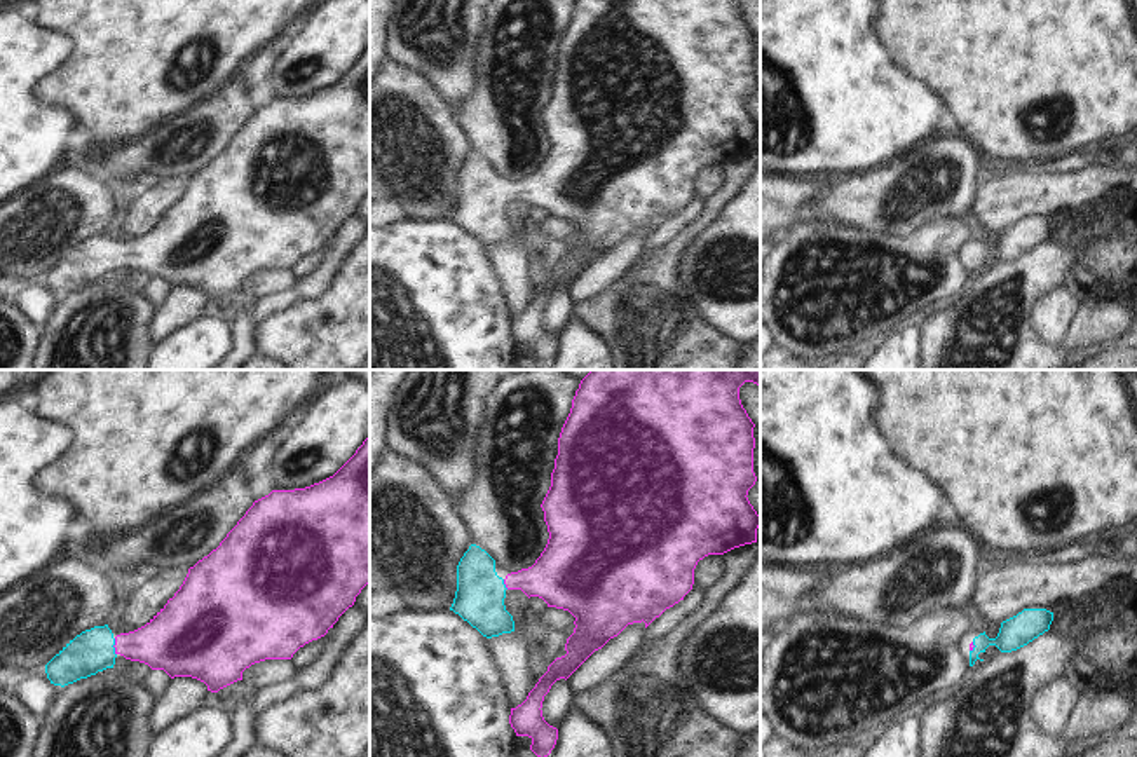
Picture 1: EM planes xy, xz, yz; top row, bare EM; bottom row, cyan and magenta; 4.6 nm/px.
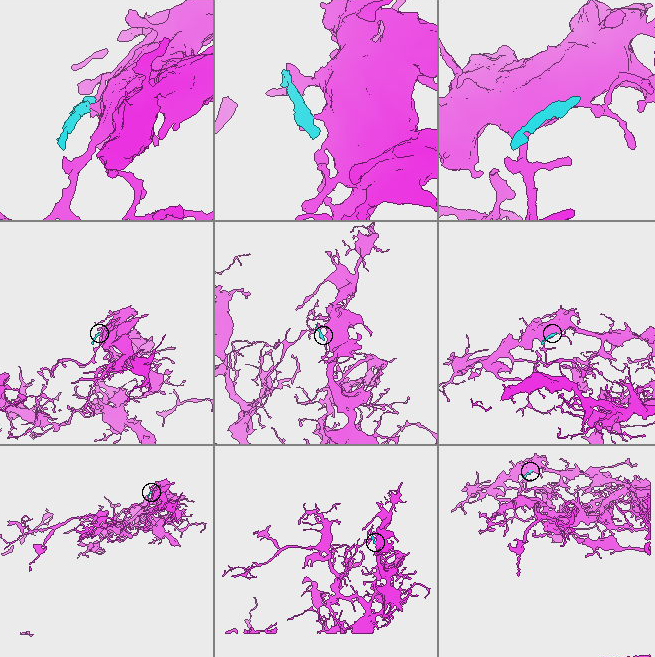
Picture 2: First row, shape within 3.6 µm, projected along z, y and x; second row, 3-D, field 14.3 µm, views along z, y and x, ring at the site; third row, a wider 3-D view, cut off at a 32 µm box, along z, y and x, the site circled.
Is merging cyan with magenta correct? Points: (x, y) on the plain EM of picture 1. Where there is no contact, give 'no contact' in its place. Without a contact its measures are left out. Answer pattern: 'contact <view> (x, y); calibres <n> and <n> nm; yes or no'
contact xy (114, 257); calibres 200 and 260 nm; yes

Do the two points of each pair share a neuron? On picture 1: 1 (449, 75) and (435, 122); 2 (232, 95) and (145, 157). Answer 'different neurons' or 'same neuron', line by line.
1: different neurons
2: same neuron

